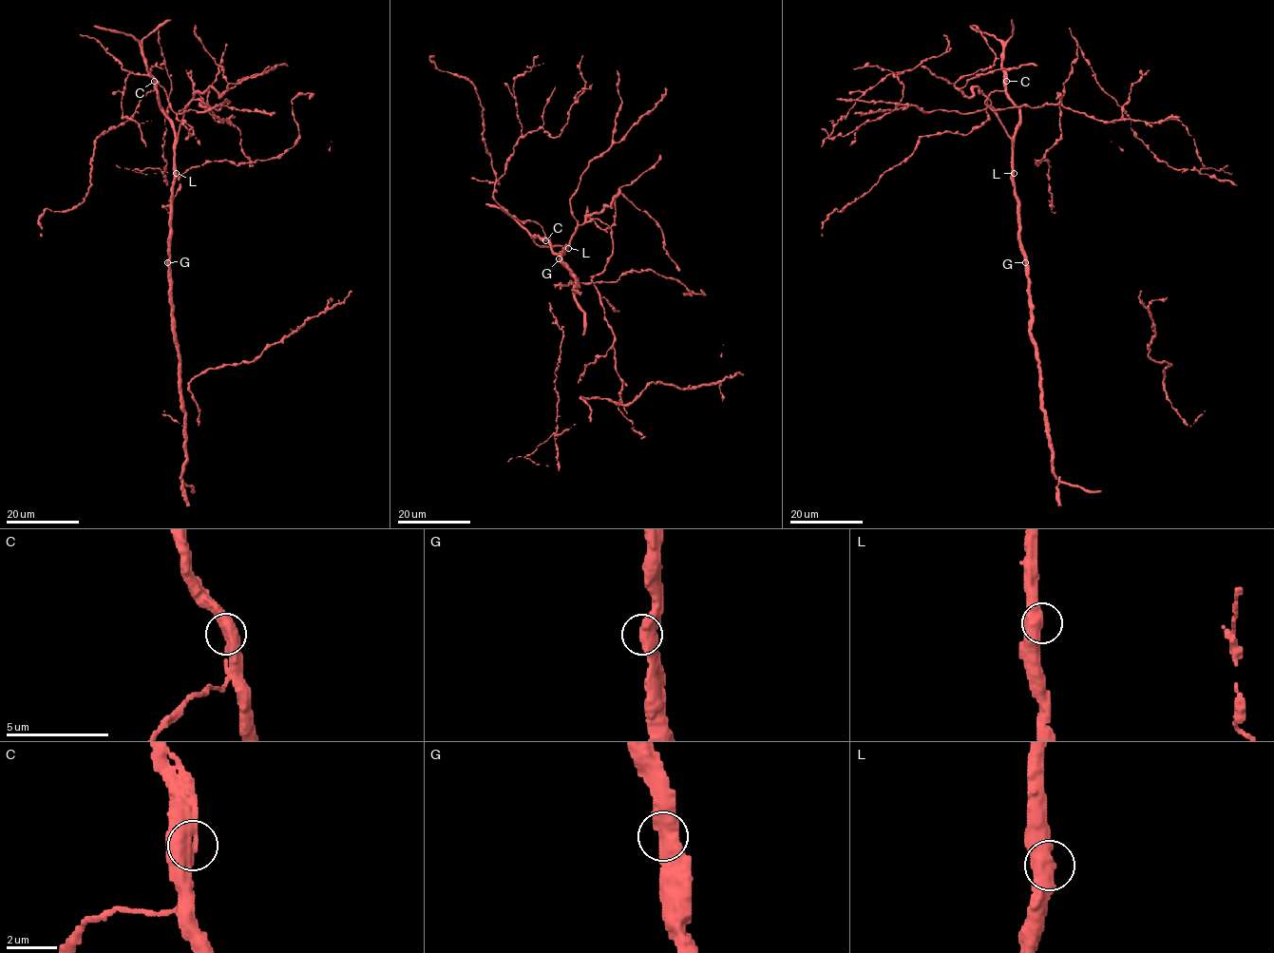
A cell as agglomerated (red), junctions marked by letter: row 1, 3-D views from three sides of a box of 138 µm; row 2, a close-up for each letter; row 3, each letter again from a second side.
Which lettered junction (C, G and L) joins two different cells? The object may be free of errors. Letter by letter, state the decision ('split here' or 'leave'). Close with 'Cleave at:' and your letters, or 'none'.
C: leave
G: leave
L: leave
Cleave at: none

